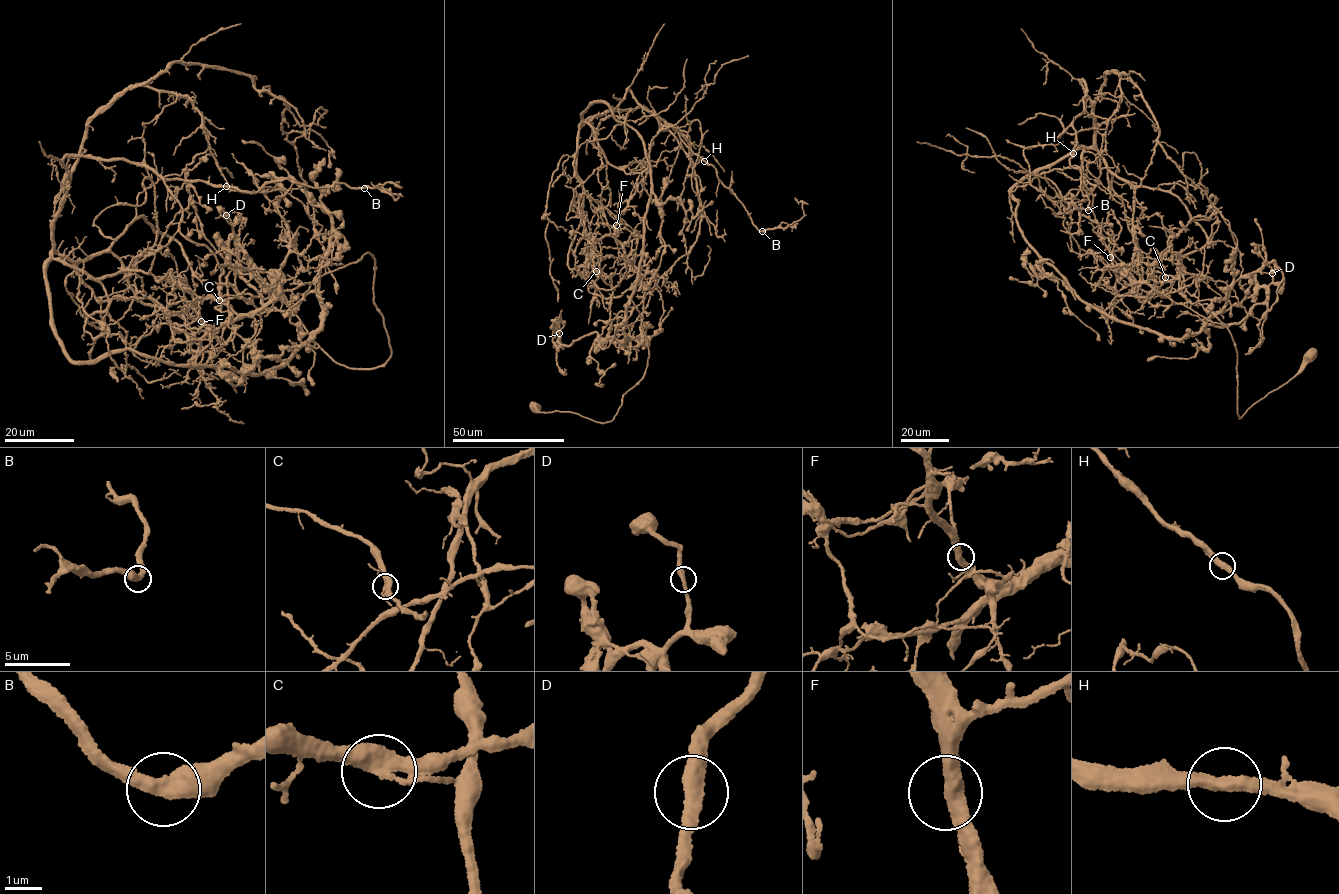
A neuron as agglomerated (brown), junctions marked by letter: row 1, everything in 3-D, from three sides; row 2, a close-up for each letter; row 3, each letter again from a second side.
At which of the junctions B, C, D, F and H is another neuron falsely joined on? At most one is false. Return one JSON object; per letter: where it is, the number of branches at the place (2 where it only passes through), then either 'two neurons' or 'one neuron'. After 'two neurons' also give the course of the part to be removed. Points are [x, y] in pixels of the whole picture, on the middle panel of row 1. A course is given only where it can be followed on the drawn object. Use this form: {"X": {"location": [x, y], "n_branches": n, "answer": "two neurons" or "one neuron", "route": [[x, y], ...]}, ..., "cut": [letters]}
{"B": {"location": [762, 231], "n_branches": 2, "answer": "one neuron"}, "C": {"location": [596, 271], "n_branches": 2, "answer": "two neurons", "route": [[596, 271], [595, 292], [601, 297], [643, 287], [649, 357], [641, 379], [622, 396], [610, 421], [532, 405]]}, "D": {"location": [559, 333], "n_branches": 2, "answer": "one neuron"}, "F": {"location": [616, 225], "n_branches": 2, "answer": "one neuron"}, "H": {"location": [704, 161], "n_branches": 2, "answer": "one neuron"}, "cut": ["C"]}

